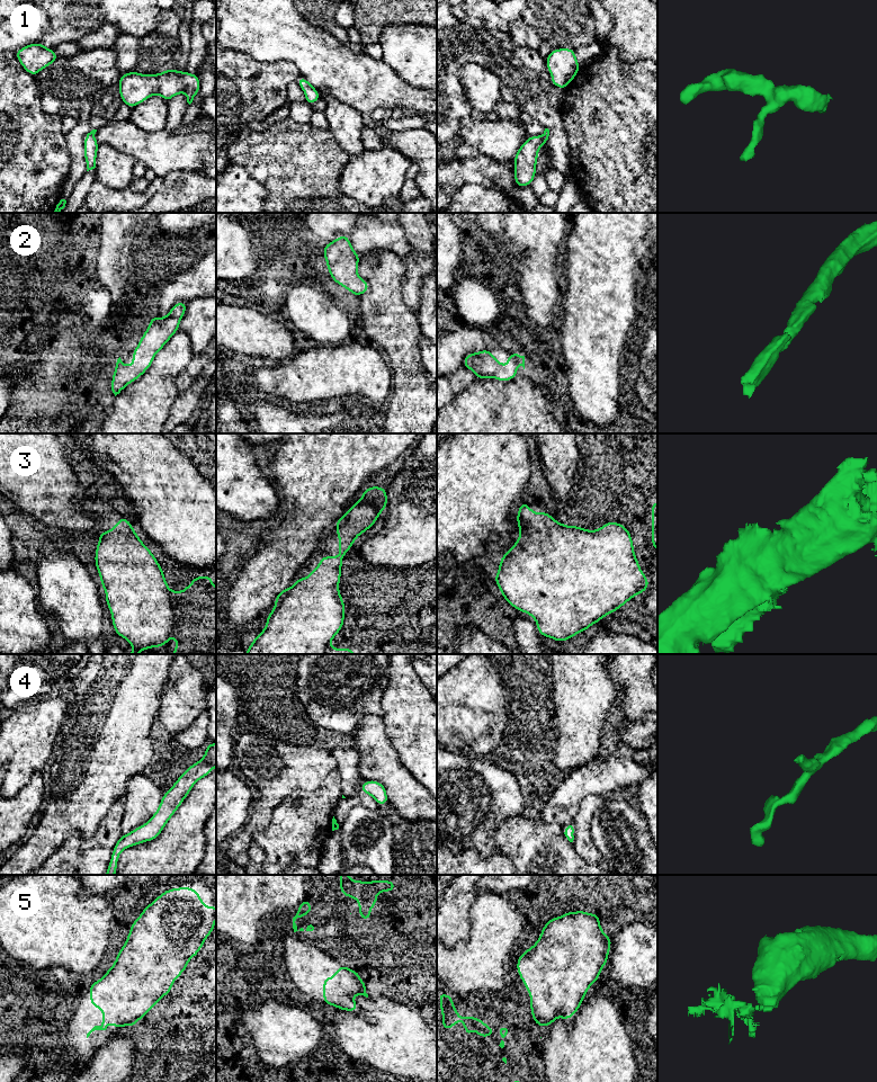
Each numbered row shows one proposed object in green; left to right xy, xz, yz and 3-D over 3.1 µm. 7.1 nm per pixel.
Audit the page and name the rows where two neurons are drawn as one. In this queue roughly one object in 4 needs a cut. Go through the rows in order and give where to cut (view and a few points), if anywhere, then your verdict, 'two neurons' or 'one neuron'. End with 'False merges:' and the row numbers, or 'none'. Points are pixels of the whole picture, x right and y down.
1: cut none; one neuron
2: cut none; one neuron
3: cut none; one neuron
4: cut none; one neuron
5: cut none; one neuron
False merges: none

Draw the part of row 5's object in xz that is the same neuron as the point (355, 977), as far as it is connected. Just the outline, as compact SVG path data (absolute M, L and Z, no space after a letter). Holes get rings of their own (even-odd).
M341 965L333 977L323 978L323 1003L340 1010L356 1012L359 1007L352 996L359 994L368 998L366 987L358 971L350 971L346 965Z

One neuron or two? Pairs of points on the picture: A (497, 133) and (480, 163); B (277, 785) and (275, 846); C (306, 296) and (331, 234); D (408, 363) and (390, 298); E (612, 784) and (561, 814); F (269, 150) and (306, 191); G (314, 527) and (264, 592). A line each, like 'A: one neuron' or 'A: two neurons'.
A: two neurons
B: two neurons
C: two neurons
D: one neuron
E: one neuron
F: one neuron
G: one neuron

